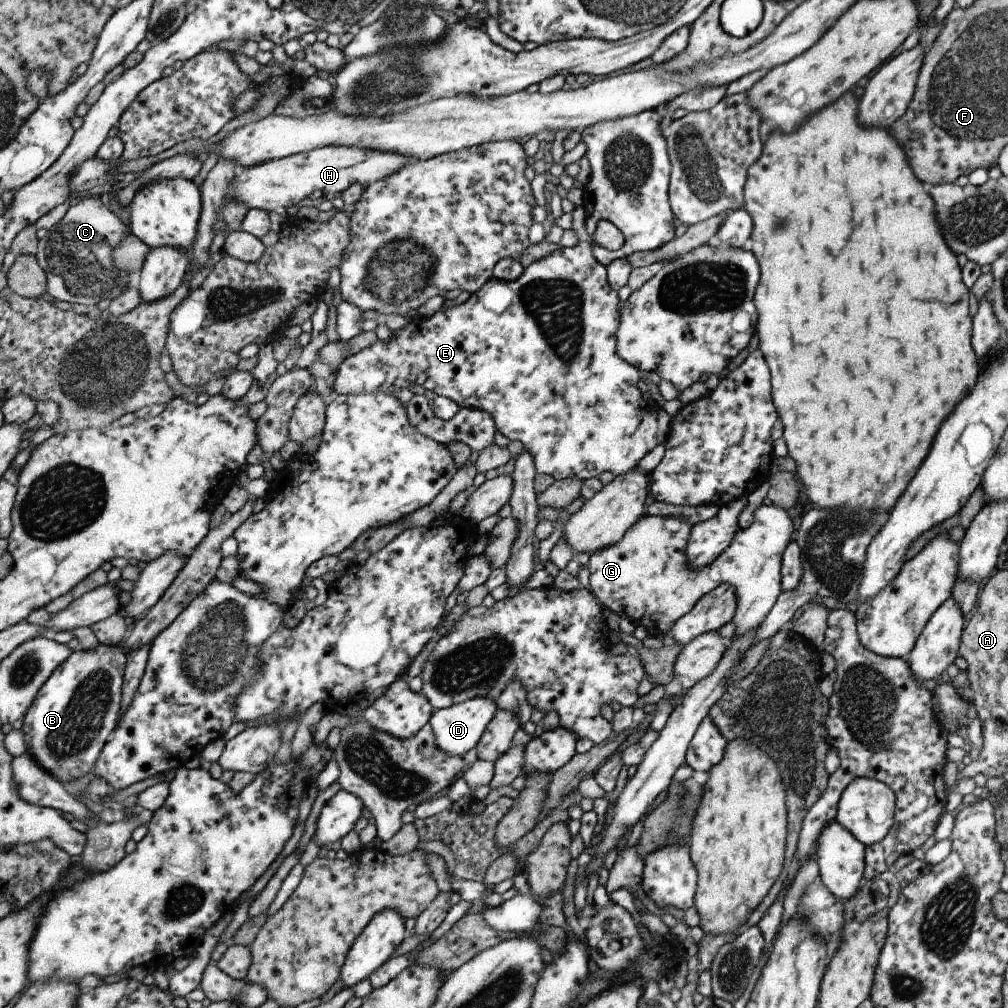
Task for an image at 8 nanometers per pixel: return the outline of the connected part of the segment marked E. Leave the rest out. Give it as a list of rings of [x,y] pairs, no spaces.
[[[575,205],[570,212],[572,216],[571,230],[575,233],[575,243],[570,247],[559,247],[549,255],[533,261],[526,266],[521,274],[512,281],[491,280],[483,285],[476,293],[460,305],[455,305],[439,310],[430,317],[411,320],[402,329],[395,331],[387,342],[377,340],[369,347],[361,349],[358,353],[345,359],[345,362],[336,372],[335,392],[339,395],[360,395],[363,393],[387,393],[395,394],[403,388],[409,388],[411,382],[423,382],[422,386],[432,390],[438,396],[449,397],[461,406],[461,408],[480,408],[487,411],[494,422],[494,427],[510,441],[517,439],[522,448],[532,454],[534,467],[537,473],[549,474],[554,480],[576,478],[584,481],[586,478],[597,477],[601,472],[609,470],[614,475],[621,475],[630,471],[640,458],[647,452],[651,452],[657,444],[661,444],[668,437],[668,430],[672,416],[667,415],[659,406],[657,410],[647,410],[647,402],[641,399],[641,393],[637,389],[637,382],[642,374],[634,366],[625,362],[616,353],[615,331],[619,324],[621,303],[617,299],[616,290],[606,281],[606,267],[598,263],[592,255],[592,247],[600,245],[607,250],[614,251],[623,243],[623,235],[608,220],[599,220],[595,232],[591,236],[587,234],[584,225],[584,210],[581,205]]]

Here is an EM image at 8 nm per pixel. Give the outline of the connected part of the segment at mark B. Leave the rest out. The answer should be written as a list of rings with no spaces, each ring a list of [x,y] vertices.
[[[100,642],[96,649],[75,651],[50,676],[50,679],[42,686],[42,690],[39,691],[38,698],[27,711],[21,728],[25,734],[27,752],[31,753],[43,768],[61,779],[63,783],[73,784],[83,775],[91,774],[102,755],[102,750],[113,736],[120,717],[123,715],[122,700],[125,696],[127,661],[128,654],[124,642],[118,645]]]

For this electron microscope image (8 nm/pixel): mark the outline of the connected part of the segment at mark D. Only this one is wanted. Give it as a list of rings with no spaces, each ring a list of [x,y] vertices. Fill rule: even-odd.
[[[477,697],[441,710],[432,714],[430,725],[434,728],[439,748],[452,755],[465,755],[479,744],[489,722],[498,710],[497,704],[489,697]]]

